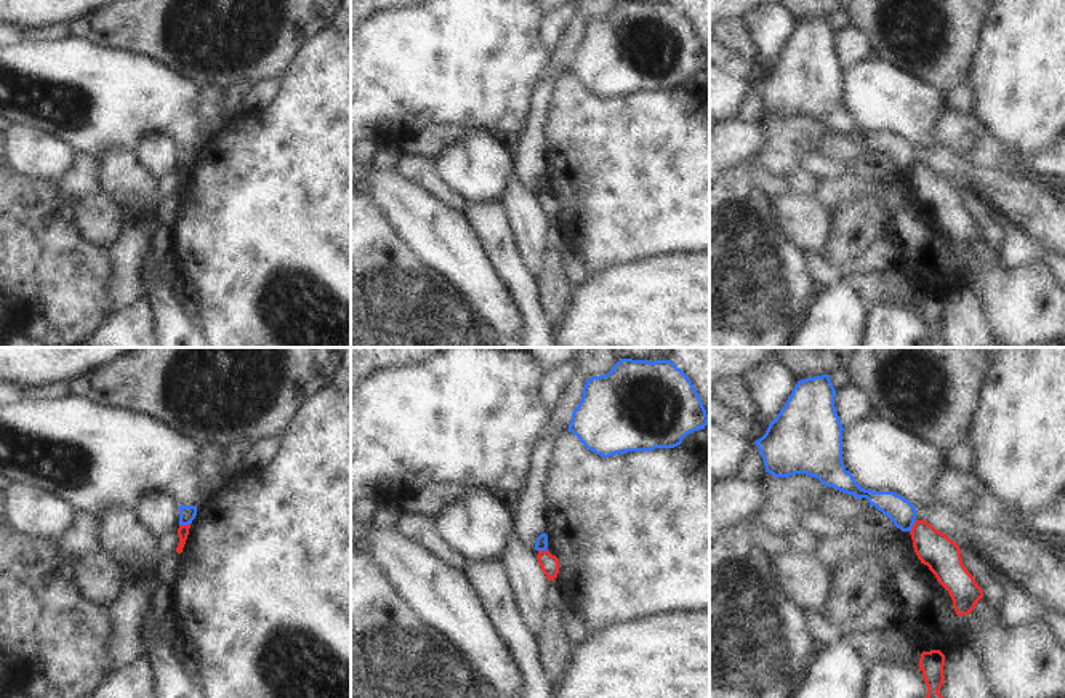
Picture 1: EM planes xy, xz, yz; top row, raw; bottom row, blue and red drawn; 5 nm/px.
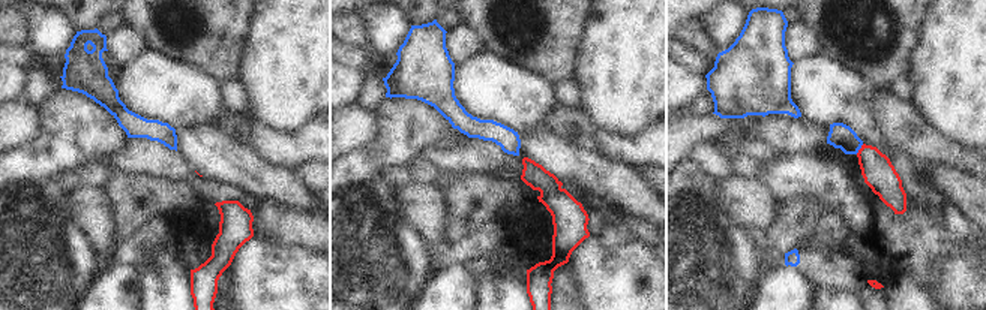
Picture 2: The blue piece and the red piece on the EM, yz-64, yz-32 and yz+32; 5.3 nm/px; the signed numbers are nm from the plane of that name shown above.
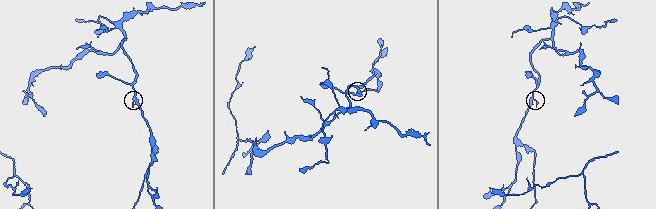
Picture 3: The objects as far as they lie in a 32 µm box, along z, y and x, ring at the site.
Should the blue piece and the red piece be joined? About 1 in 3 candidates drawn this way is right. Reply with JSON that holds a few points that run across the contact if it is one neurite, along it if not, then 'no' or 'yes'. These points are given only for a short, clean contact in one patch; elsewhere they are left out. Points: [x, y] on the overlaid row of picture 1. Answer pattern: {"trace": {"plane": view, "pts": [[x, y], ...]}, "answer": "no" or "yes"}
{"trace": {"plane": "yz", "pts": [[916, 521], [910, 532]]}, "answer": "no"}

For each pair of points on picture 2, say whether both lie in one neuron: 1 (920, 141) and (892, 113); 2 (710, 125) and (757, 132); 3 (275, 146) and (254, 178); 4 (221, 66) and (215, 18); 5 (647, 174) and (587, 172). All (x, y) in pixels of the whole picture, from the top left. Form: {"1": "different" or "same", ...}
{"1": "same", "2": "same", "3": "different", "4": "same", "5": "different"}

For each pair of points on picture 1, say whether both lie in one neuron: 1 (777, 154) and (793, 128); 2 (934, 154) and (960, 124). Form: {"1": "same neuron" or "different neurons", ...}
{"1": "same neuron", "2": "different neurons"}

